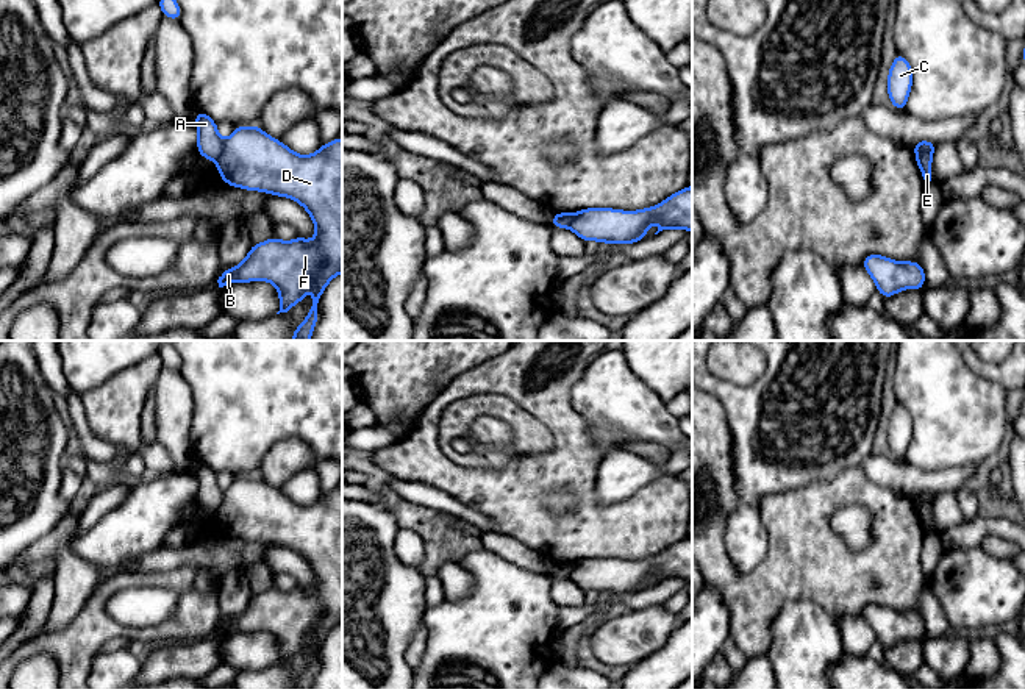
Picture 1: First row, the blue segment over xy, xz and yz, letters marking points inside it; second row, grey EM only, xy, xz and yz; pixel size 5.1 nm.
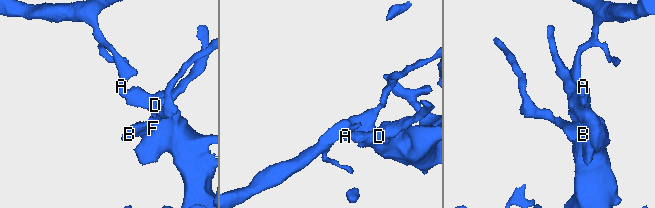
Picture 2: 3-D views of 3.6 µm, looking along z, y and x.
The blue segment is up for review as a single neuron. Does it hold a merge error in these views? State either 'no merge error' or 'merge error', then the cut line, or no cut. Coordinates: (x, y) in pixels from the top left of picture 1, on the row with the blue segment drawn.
merge error; cut xy (224, 141), (224, 149), (216, 160)

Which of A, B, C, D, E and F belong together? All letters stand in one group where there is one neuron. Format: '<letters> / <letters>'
A C / B D E F

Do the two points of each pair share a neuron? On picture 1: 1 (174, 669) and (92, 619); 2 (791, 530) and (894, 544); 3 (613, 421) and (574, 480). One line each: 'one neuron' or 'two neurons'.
1: two neurons
2: one neuron
3: two neurons

